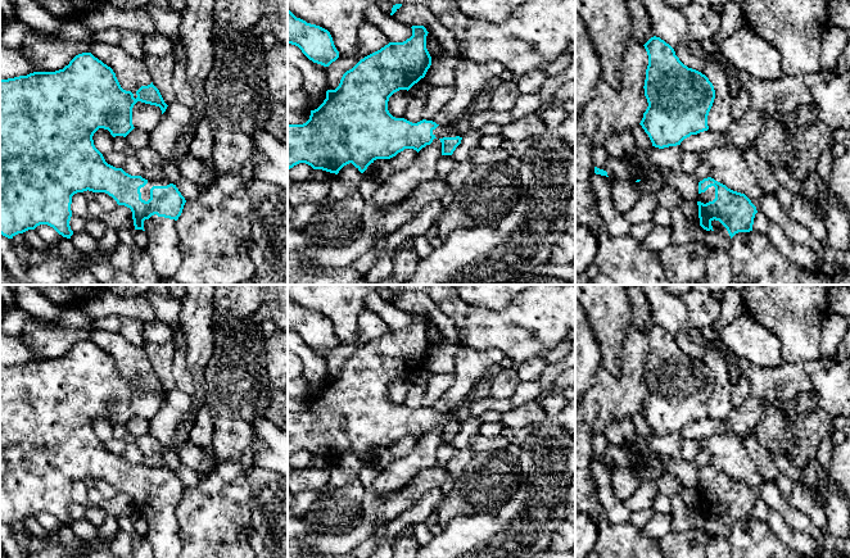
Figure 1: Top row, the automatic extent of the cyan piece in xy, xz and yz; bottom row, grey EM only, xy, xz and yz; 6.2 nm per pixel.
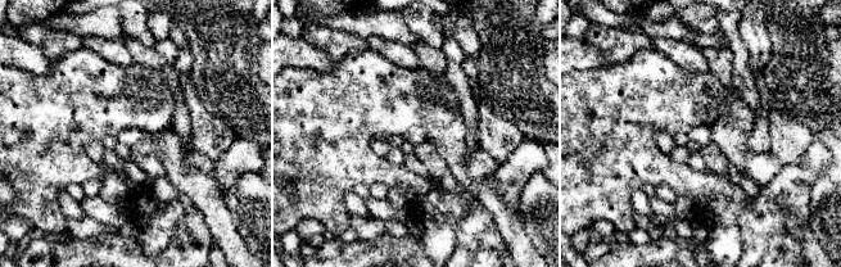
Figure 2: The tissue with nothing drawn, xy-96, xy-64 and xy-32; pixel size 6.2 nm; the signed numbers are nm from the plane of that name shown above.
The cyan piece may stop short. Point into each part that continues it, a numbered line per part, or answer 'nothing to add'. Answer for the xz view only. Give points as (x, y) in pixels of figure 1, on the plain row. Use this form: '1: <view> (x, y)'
1: xz (441, 418)

